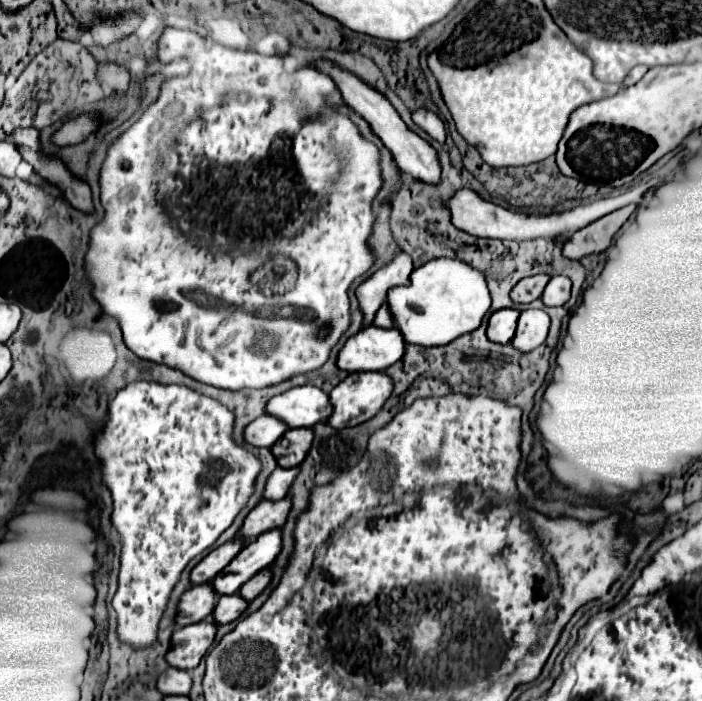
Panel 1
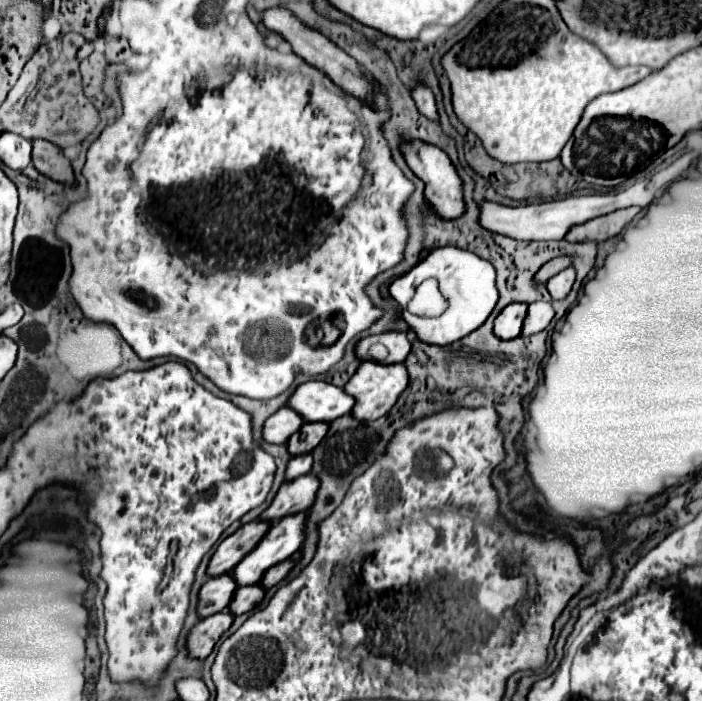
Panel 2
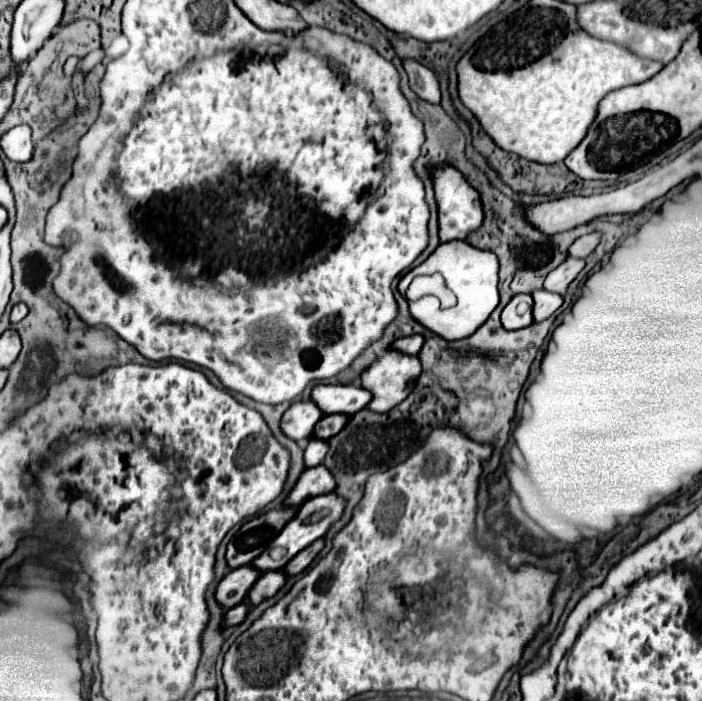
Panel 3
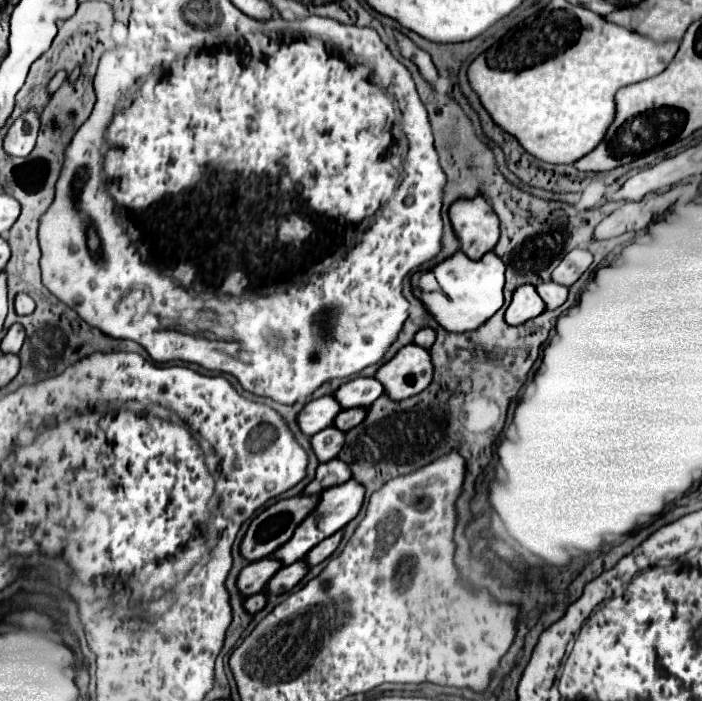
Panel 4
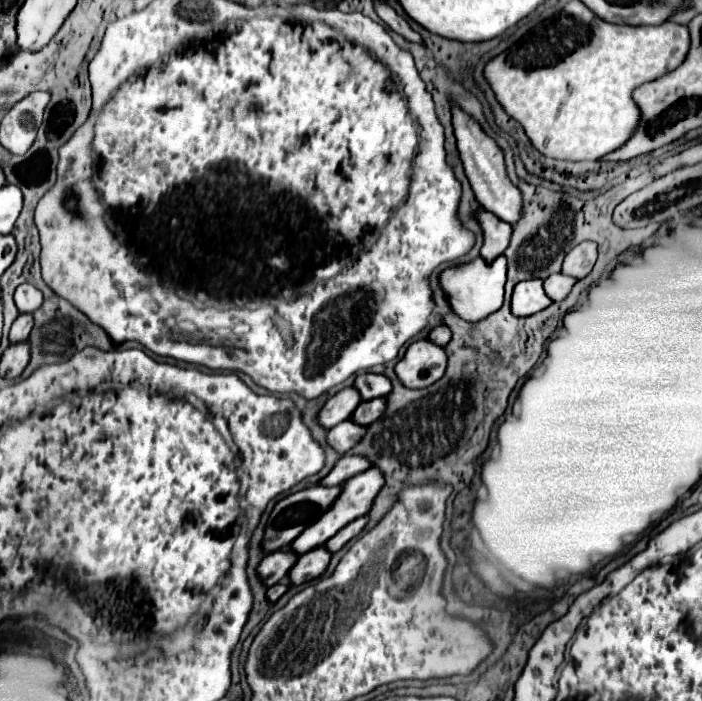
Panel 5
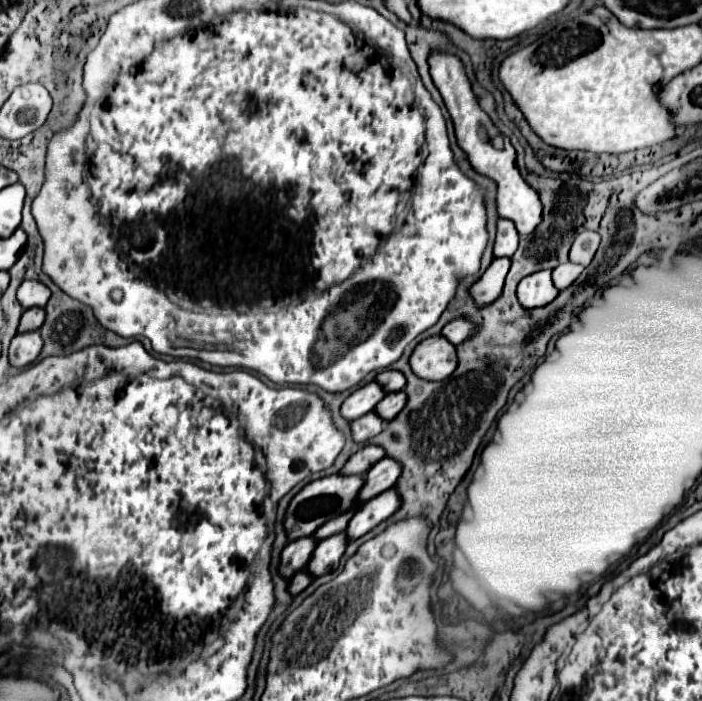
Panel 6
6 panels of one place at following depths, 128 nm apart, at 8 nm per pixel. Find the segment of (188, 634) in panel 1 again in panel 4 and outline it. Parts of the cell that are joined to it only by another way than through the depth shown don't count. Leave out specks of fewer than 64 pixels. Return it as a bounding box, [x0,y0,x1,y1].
[246,592,268,614]

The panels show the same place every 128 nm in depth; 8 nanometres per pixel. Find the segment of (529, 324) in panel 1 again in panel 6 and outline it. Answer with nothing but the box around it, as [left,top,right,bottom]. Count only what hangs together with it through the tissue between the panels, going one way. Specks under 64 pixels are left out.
[552,262,584,290]

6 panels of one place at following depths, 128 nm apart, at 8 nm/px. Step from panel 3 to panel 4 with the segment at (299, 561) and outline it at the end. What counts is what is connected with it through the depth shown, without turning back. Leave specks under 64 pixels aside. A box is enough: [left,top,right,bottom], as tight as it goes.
[306,530,344,566]

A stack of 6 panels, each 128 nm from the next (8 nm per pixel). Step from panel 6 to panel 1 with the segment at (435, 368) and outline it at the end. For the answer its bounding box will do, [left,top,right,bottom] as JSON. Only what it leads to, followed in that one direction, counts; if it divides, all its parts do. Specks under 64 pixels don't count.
[328,372,394,428]

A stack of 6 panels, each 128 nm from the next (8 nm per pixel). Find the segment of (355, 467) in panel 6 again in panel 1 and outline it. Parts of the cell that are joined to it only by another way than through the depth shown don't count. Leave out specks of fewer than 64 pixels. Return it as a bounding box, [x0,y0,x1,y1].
[242,496,292,540]

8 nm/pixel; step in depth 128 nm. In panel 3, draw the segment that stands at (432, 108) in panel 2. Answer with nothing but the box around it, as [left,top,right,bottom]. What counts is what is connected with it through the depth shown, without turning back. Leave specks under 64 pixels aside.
[404,58,440,104]

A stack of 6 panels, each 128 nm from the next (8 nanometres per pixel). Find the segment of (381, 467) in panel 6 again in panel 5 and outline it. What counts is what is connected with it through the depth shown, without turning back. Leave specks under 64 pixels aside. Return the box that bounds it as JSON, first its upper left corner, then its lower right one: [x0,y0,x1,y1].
[292,466,384,554]

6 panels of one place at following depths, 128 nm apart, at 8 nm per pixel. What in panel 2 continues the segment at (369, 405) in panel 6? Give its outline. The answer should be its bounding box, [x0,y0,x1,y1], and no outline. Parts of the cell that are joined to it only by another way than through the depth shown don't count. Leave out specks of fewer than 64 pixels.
[264,408,304,444]

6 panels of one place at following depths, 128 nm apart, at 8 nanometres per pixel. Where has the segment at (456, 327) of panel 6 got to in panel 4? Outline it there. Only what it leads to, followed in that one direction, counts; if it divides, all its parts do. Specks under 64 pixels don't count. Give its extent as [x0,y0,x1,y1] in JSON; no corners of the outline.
[414,328,436,348]

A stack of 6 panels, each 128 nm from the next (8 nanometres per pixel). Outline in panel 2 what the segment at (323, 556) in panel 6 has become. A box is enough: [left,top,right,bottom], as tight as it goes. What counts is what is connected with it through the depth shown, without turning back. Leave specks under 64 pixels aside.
[230,584,266,616]

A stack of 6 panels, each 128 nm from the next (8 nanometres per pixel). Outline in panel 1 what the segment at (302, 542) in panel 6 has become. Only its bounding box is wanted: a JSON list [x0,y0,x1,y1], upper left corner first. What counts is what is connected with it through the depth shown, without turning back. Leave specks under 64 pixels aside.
[176,582,216,626]

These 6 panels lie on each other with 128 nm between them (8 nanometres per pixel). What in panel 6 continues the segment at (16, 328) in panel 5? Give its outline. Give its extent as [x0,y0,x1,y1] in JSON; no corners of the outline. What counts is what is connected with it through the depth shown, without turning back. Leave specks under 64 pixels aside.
[18,308,46,332]

